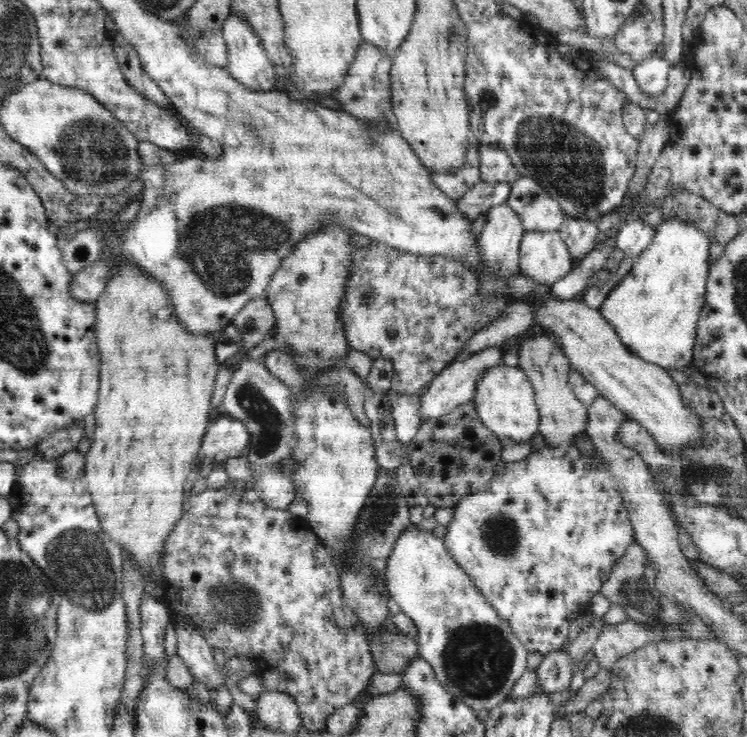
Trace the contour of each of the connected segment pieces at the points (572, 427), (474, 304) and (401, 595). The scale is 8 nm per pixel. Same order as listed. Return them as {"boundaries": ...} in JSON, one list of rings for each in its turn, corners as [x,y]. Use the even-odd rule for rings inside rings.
{"boundaries":[[[[544,333],[522,341],[518,355],[518,367],[526,373],[534,387],[536,404],[540,413],[539,432],[546,444],[554,448],[568,446],[570,442],[576,444],[580,434],[587,434],[589,408],[578,399],[568,382],[569,374],[572,372],[570,361],[566,359],[562,349],[555,344],[553,338]]],[[[376,240],[368,247],[358,246],[352,257],[354,262],[340,306],[340,319],[352,349],[366,353],[374,361],[386,358],[394,363],[392,394],[422,394],[434,376],[455,363],[465,350],[468,338],[474,337],[506,311],[506,300],[481,294],[477,274],[459,260],[435,254],[408,254]]],[[[408,527],[398,537],[387,562],[384,576],[390,596],[416,625],[416,643],[420,658],[428,661],[436,678],[459,701],[475,711],[492,709],[507,699],[514,683],[526,672],[530,652],[513,634],[505,620],[499,618],[494,607],[474,586],[471,578],[456,563],[444,544],[432,531]]]]}

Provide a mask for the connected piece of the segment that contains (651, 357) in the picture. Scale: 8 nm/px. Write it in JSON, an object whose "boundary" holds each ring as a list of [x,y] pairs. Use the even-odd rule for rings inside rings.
{"boundary":[[[671,218],[664,219],[655,230],[652,242],[639,254],[632,270],[616,289],[606,295],[605,302],[598,308],[602,317],[615,329],[624,347],[645,362],[655,363],[666,370],[685,370],[685,365],[693,364],[695,338],[700,314],[702,313],[708,274],[710,270],[710,239],[696,225]]]}

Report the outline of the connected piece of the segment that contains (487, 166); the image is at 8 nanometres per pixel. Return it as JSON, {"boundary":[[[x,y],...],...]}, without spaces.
{"boundary":[[[480,145],[480,180],[487,183],[513,183],[520,177],[510,155],[493,145]]]}

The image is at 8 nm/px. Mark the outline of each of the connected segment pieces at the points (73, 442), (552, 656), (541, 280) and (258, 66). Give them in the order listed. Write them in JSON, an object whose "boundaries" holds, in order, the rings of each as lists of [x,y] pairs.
{"boundaries":[[[[82,421],[57,431],[36,445],[35,457],[60,458],[62,454],[70,450],[77,450],[79,440],[85,438],[84,424]]],[[[558,648],[543,657],[537,668],[537,681],[544,693],[556,692],[570,687],[573,673],[569,651]]],[[[559,231],[525,232],[519,250],[520,272],[537,284],[552,286],[574,266]]],[[[230,12],[220,31],[228,49],[227,63],[224,67],[226,67],[229,75],[234,80],[238,80],[238,83],[242,87],[246,87],[246,89],[252,91],[272,91],[276,80],[274,64],[269,61],[263,44],[255,35],[251,26],[241,16],[236,16]]]]}

